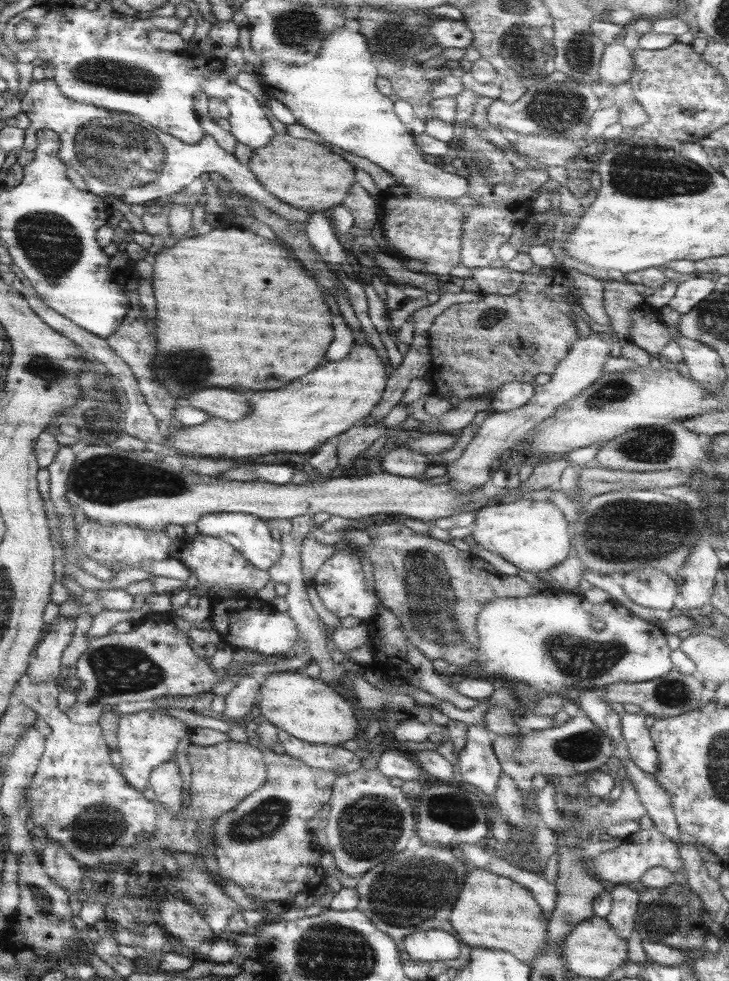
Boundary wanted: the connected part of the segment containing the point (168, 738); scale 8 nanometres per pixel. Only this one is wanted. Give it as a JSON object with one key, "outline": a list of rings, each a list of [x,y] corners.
{"outline":[[[140,710],[131,714],[119,716],[115,730],[116,751],[121,755],[120,769],[118,770],[127,784],[137,791],[147,787],[147,778],[151,768],[157,764],[173,759],[177,742],[189,736],[190,728],[172,716],[156,710]]]}

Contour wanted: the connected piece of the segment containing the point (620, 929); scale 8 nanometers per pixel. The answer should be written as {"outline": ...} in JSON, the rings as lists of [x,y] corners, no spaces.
{"outline":[[[615,885],[608,893],[611,898],[609,913],[604,917],[607,925],[613,932],[617,932],[618,938],[627,941],[634,930],[634,915],[638,904],[638,894],[635,890],[629,890],[627,886]]]}

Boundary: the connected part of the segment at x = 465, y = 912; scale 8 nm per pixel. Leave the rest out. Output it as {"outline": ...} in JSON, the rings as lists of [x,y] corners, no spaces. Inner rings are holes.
{"outline":[[[467,868],[461,892],[449,914],[449,924],[461,940],[462,946],[475,946],[499,950],[511,954],[515,959],[529,963],[535,951],[546,943],[545,919],[532,895],[519,884],[487,872],[487,870]]]}

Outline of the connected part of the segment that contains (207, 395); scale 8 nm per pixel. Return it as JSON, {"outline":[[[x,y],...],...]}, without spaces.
{"outline":[[[203,388],[187,394],[183,400],[187,400],[190,406],[203,410],[209,416],[217,416],[221,420],[239,420],[247,414],[247,402],[243,396],[223,390],[223,388]]]}

